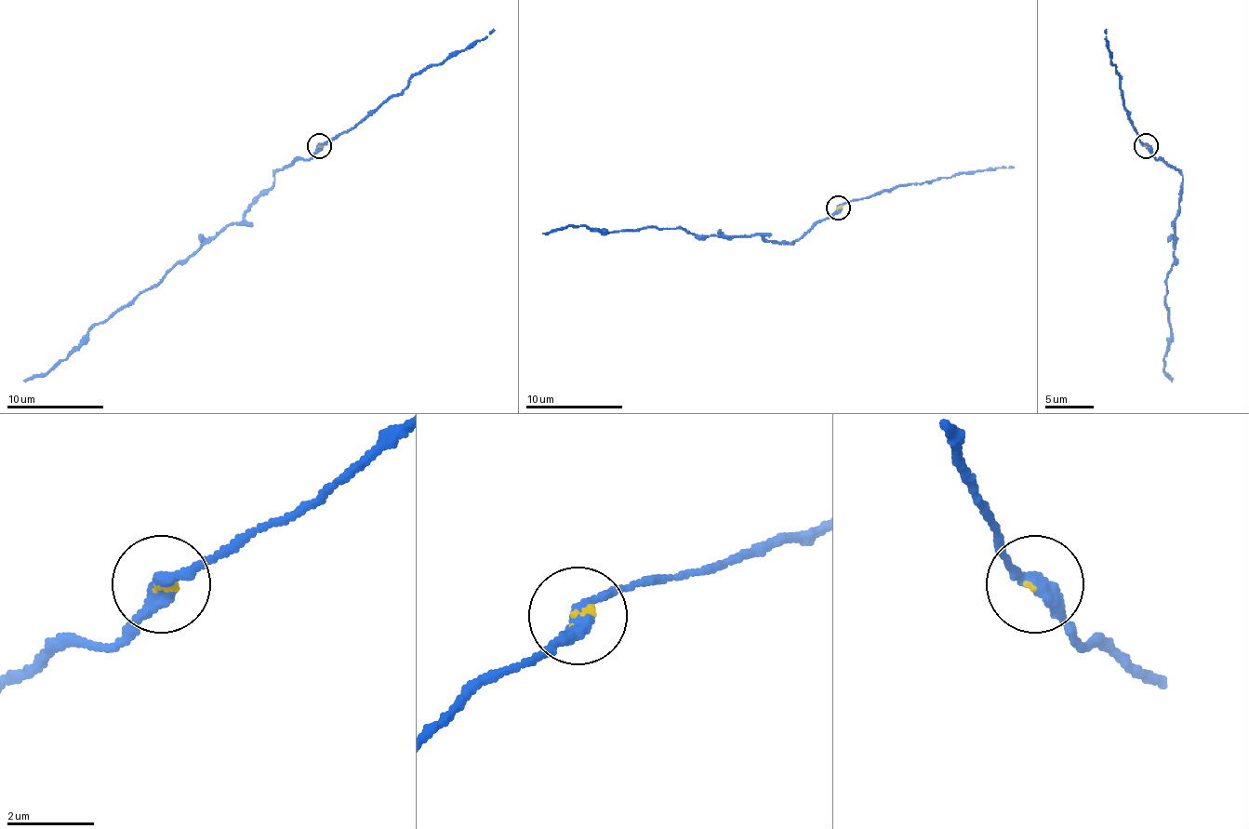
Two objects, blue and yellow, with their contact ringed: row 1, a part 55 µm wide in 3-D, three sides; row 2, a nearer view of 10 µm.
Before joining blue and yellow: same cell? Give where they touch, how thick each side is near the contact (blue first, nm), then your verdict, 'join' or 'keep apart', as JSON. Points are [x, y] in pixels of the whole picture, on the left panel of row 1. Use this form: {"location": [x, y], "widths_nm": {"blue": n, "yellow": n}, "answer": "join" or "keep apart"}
{"location": [319, 145], "widths_nm": {"blue": 320, "yellow": 80}, "answer": "join"}

